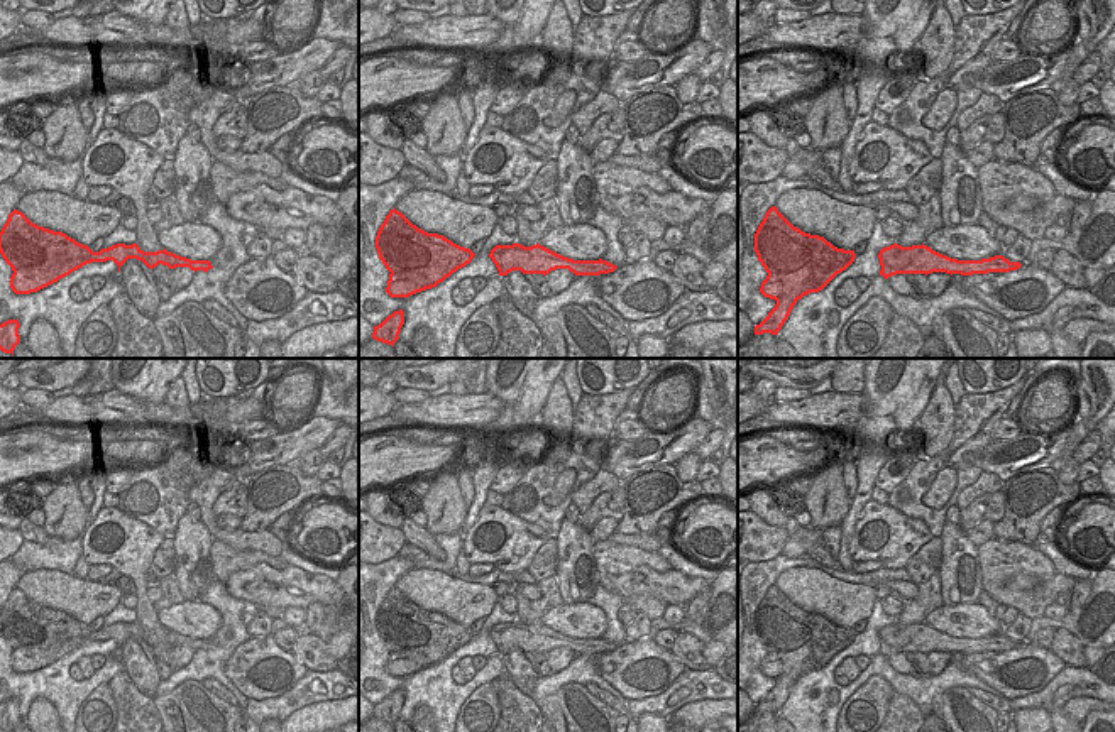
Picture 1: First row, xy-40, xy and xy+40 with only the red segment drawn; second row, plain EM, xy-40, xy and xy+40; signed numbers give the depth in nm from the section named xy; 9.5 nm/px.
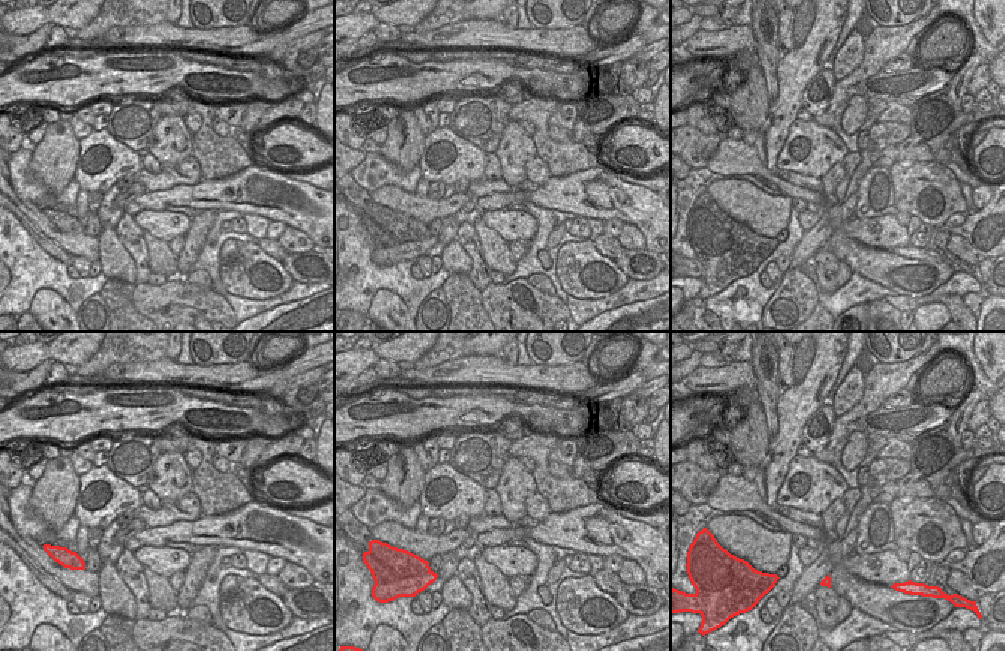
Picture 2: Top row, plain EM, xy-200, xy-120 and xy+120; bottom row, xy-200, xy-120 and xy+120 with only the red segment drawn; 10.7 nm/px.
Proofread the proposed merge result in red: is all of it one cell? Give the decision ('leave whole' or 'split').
split

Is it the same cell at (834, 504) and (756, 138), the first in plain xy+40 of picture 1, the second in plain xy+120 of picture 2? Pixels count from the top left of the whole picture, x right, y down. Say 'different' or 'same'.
different

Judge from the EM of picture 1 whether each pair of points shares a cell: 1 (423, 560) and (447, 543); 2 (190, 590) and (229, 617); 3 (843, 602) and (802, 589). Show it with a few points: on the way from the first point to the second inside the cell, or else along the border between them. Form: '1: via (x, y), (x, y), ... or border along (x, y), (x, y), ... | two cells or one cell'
1: via (433, 563), (444, 563), (449, 553) | one cell
2: border along (215, 580), (197, 599) | two cells
3: via (833, 599), (812, 590) | one cell

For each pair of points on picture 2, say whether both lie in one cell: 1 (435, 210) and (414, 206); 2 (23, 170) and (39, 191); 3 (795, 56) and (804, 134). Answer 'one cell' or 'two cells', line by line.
1: one cell
2: one cell
3: two cells

